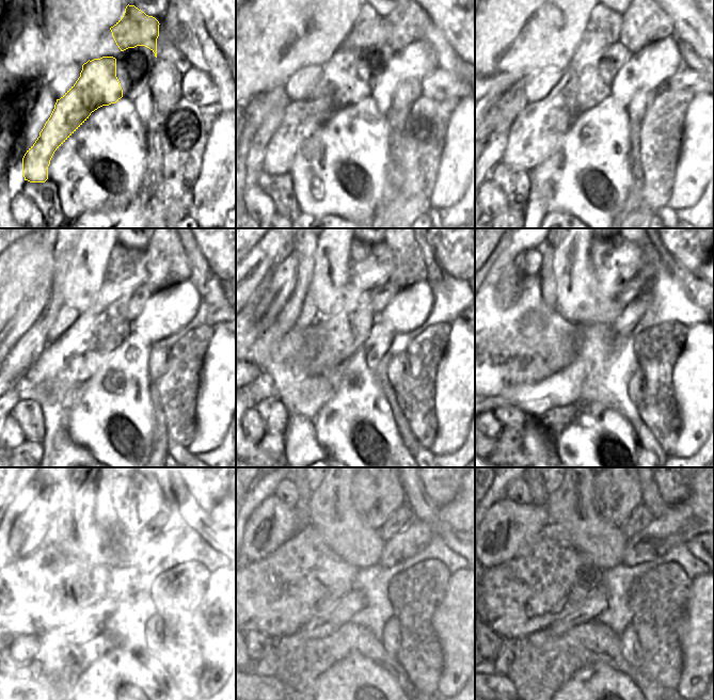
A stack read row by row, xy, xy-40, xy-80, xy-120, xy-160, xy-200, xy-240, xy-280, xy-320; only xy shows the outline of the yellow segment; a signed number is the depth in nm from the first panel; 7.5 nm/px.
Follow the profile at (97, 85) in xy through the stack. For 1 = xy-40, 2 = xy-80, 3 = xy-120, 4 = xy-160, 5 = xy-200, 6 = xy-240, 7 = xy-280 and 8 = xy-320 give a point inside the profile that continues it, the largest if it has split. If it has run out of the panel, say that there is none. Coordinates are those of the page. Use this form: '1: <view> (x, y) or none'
1: xy-40 (339, 85)
2: xy-80 (538, 130)
3: xy-120 (64, 365)
4: xy-160 (370, 266)
5: xy-200 (615, 260)
6: xy-240 (138, 493)
7: xy-280 (377, 491)
8: xy-320 (617, 489)

